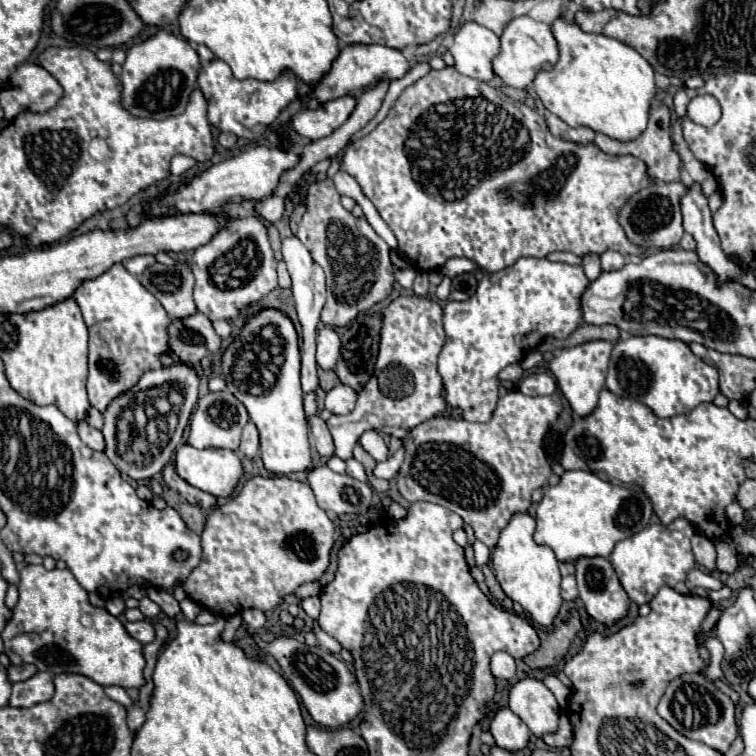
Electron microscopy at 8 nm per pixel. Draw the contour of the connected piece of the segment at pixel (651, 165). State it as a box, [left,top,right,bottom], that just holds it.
[595,104,681,182]

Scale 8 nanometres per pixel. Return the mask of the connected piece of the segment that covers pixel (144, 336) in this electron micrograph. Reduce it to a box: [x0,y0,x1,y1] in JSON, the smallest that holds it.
[73,264,171,412]

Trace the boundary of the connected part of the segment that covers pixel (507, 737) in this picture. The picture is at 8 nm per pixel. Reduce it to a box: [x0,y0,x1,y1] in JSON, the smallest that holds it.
[491,708,531,752]

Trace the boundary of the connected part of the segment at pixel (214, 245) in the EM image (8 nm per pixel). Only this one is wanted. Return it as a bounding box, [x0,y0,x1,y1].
[193,216,277,320]

